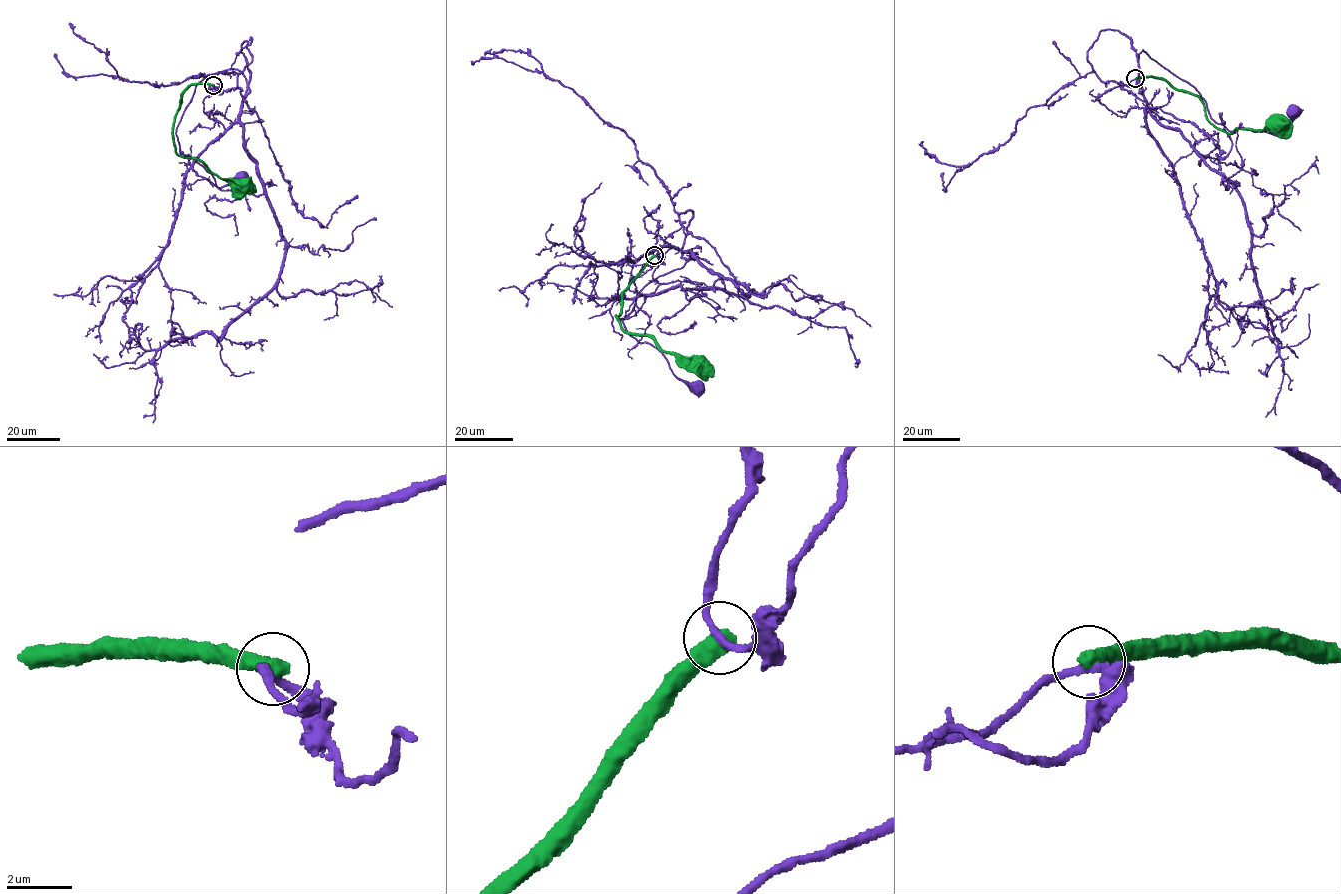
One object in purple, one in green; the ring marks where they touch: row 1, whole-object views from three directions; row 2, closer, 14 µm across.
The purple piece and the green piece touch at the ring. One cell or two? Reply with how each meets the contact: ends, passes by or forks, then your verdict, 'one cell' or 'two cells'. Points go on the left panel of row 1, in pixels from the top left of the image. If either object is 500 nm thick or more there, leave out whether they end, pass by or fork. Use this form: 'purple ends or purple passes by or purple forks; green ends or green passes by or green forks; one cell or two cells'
two cells

